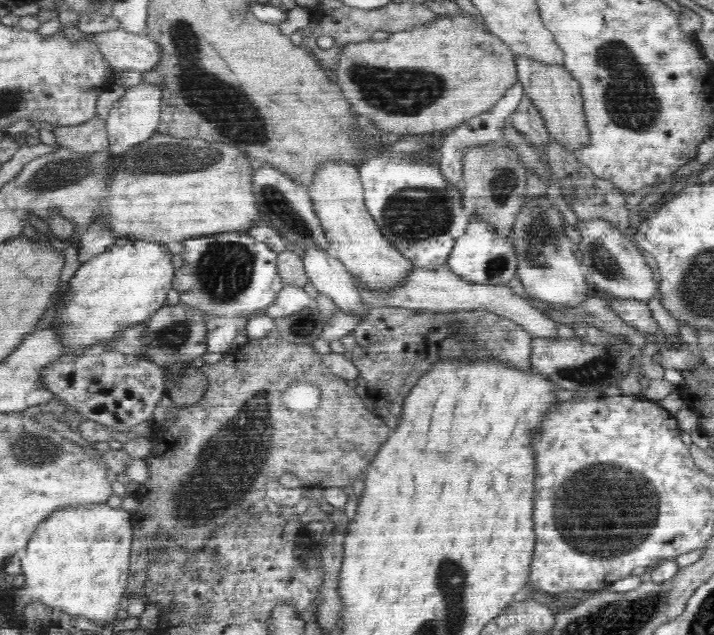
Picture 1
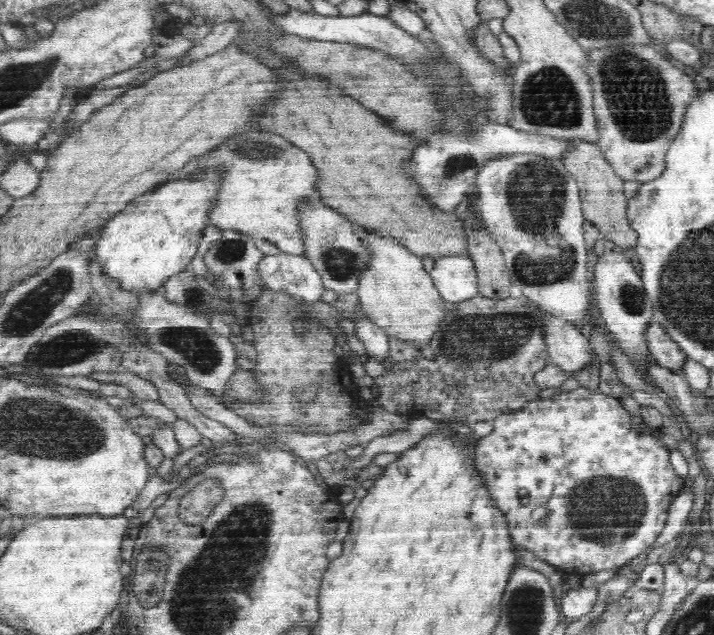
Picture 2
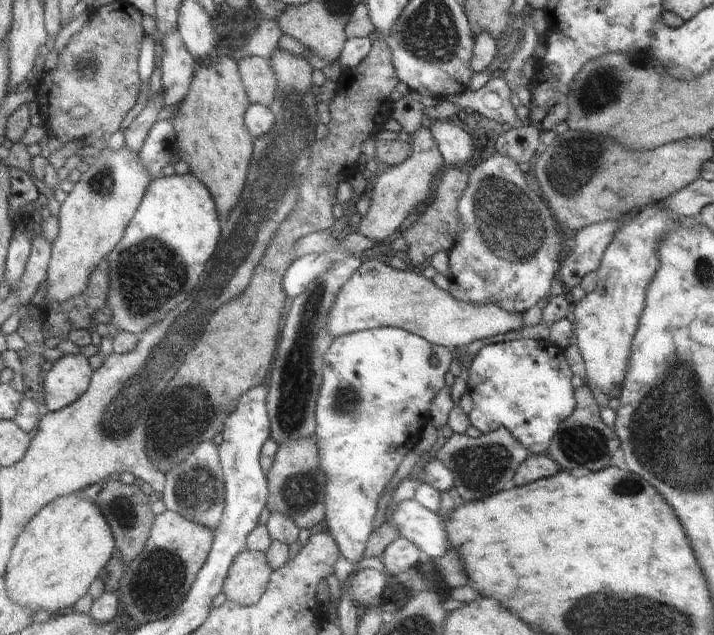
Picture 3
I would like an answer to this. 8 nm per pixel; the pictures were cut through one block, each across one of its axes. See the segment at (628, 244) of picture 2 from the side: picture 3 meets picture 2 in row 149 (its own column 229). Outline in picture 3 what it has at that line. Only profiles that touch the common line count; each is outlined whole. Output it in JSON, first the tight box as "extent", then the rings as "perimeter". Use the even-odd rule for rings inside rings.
{"extent":[223,550,273,606],"perimeter":[[[242,550],[230,568],[223,593],[241,606],[257,604],[269,589],[273,570],[266,554]]]}

